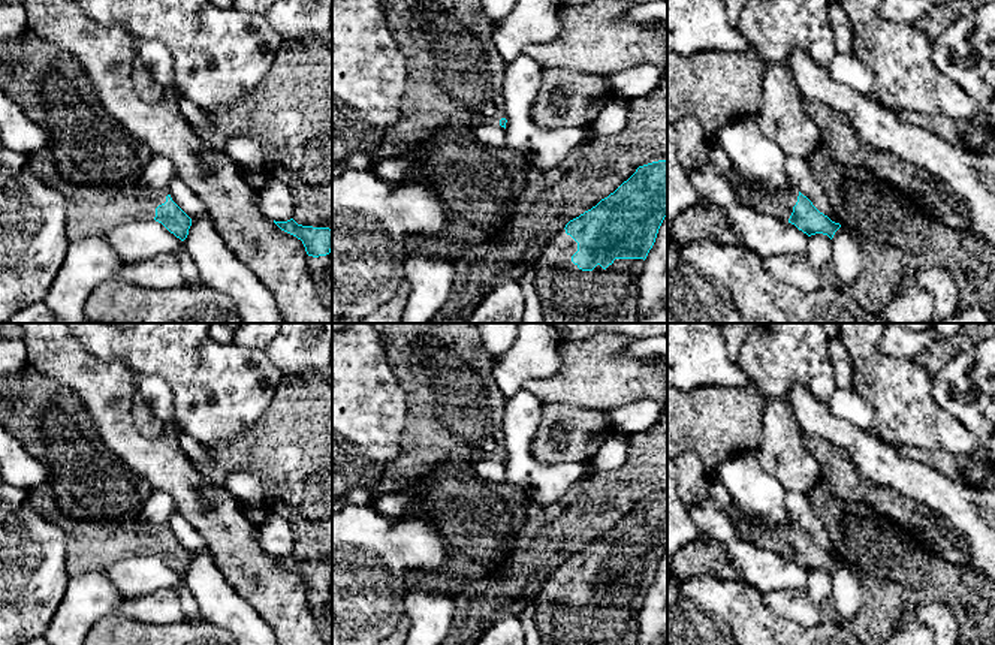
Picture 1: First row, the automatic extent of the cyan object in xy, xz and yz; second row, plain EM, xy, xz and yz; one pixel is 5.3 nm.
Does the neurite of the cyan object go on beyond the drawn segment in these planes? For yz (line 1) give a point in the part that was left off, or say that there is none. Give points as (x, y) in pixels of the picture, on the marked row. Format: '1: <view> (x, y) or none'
1: yz (780, 205)

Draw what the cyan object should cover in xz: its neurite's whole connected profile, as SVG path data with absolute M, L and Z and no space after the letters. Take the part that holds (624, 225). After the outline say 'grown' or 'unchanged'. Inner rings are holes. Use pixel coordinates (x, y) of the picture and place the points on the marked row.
M667 160L639 166L613 193L570 220L533 265L543 323L637 323L639 277L667 217Z; grown

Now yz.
M732 169L726 175L741 204L774 215L783 223L792 223L808 236L823 233L832 239L841 227L839 223L820 213L796 187L783 193L763 195L759 189L744 183Z; grown

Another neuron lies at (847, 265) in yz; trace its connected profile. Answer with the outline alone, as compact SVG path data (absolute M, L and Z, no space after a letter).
M842 226L832 238L832 262L827 271L838 284L854 283L863 271L860 245Z

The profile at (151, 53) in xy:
M142 39L138 51L138 58L147 66L153 76L153 81L163 91L172 90L177 94L180 109L193 127L206 129L209 126L209 117L198 105L192 103L177 90L172 57L160 40Z

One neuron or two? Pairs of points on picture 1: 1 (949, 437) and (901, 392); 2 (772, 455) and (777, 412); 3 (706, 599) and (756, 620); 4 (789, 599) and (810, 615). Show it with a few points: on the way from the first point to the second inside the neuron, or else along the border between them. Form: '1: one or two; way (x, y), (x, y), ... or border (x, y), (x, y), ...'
1: one; way (937, 428), (911, 404)
2: one; way (777, 445), (777, 422)
3: one; way (718, 599), (730, 599), (744, 611)
4: one; way (793, 603), (805, 612)

